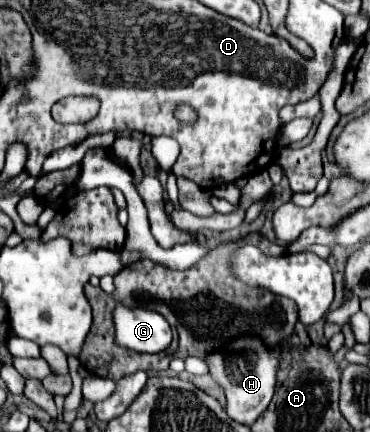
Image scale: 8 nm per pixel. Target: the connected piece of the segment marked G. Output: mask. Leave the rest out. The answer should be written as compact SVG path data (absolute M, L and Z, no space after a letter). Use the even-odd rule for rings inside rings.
M124 304L114 306L114 342L140 354L162 352L172 342L170 324L156 310L130 308Z

